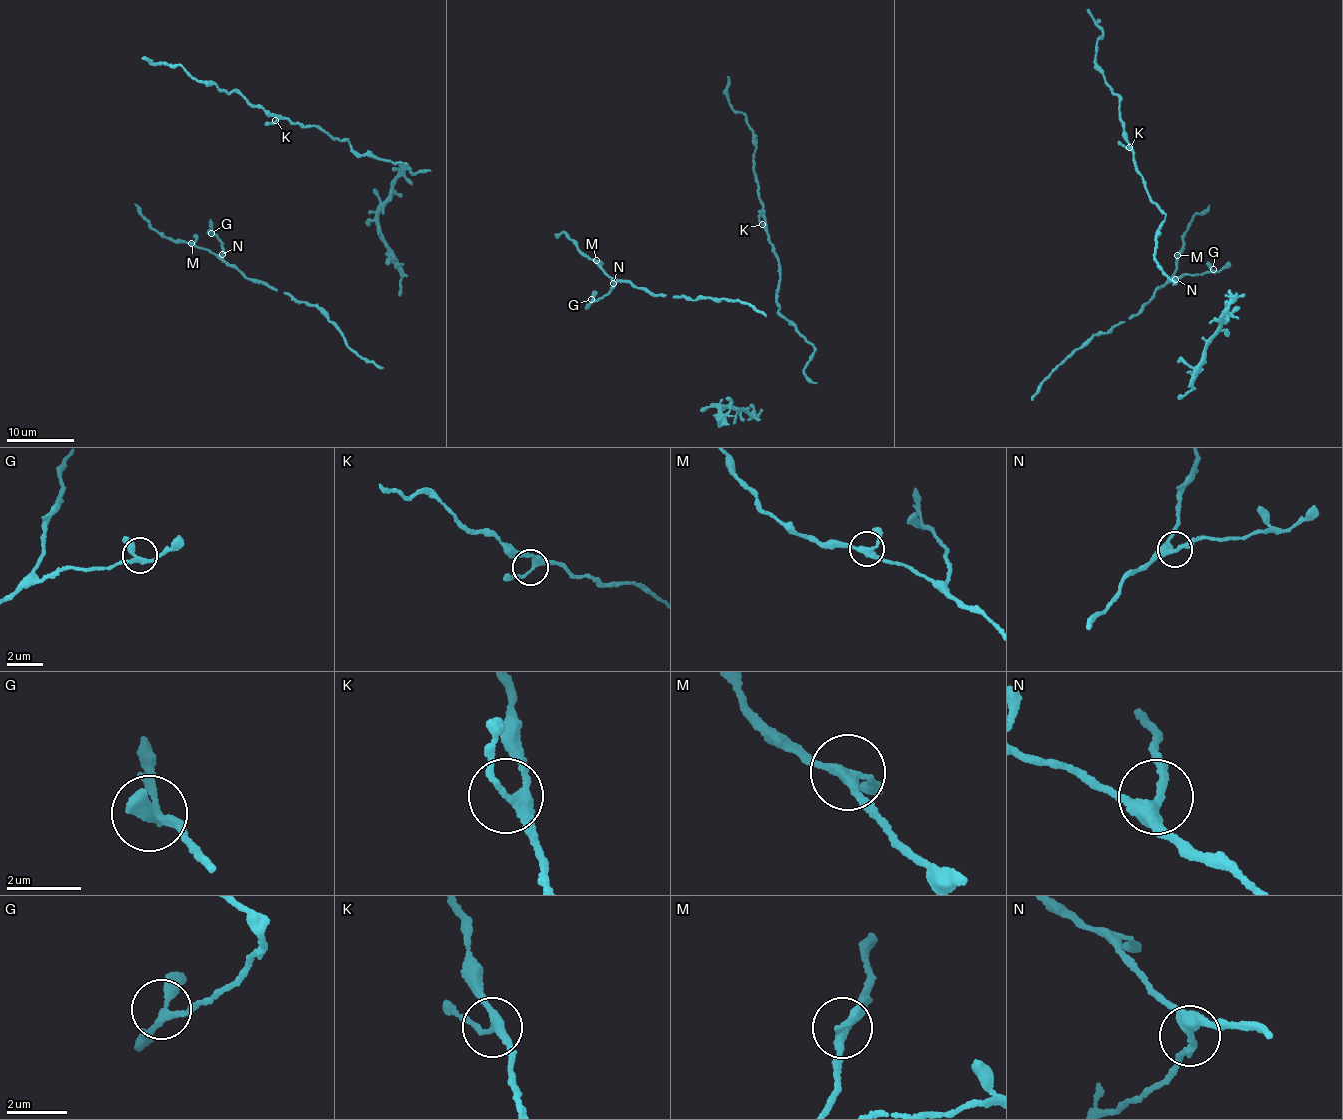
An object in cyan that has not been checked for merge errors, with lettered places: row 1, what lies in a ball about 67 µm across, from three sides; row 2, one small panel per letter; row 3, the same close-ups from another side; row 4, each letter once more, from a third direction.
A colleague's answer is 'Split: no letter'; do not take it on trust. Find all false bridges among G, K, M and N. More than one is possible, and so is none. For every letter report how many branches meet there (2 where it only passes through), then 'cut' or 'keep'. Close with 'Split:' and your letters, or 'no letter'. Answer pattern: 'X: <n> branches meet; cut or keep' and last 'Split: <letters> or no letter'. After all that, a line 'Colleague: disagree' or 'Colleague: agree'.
G: 3 branches meet; keep
K: 3 branches meet; keep
M: 3 branches meet; keep
N: 3 branches meet; keep
Split: no letter
Colleague: agree

